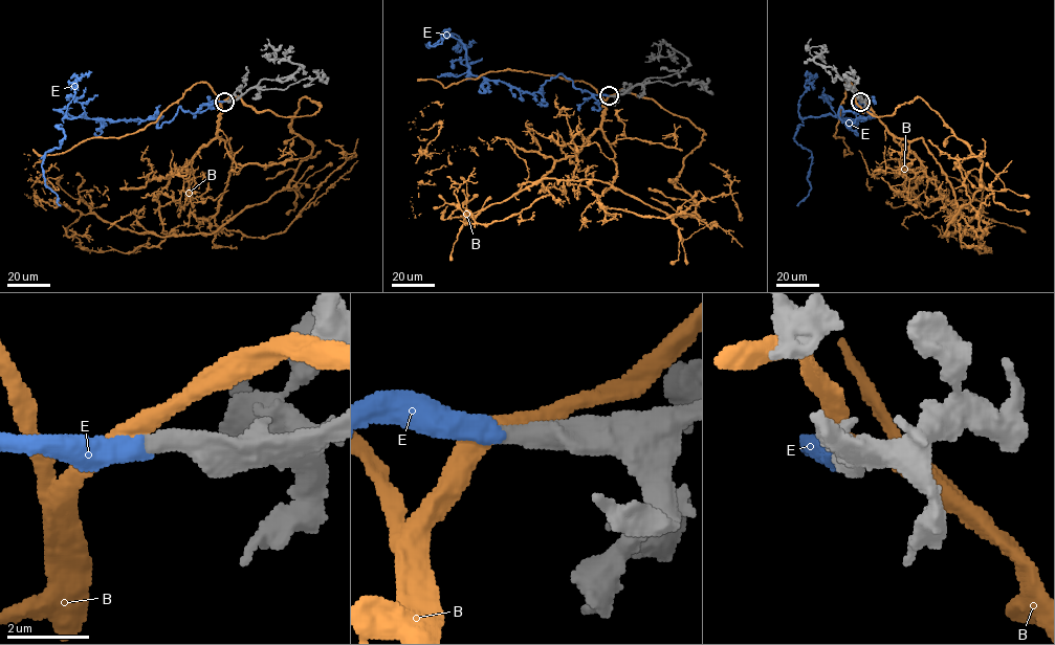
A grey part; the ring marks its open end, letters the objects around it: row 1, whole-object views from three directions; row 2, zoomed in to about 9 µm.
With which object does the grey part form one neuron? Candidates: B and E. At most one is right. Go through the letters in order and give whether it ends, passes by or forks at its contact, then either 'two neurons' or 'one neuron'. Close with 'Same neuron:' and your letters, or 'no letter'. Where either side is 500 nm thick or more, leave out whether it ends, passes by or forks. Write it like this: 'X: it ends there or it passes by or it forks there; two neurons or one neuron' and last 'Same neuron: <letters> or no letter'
B: it passes by; two neurons
E: one neuron
Same neuron: E

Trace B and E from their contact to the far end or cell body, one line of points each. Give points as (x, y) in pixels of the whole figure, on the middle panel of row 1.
B: (609, 96), (704, 132), (685, 218), (546, 178), (471, 216), (426, 172), (423, 115)
E: (609, 96), (562, 73), (531, 94), (474, 75), (448, 29), (425, 45), (444, 32)

